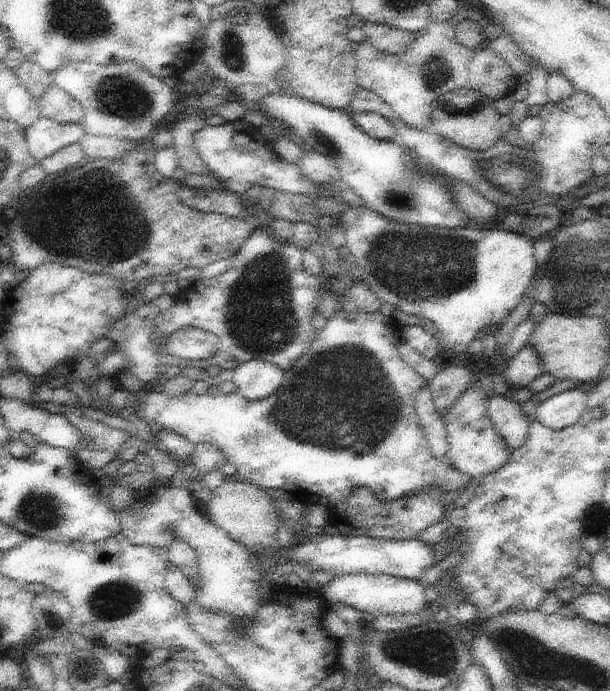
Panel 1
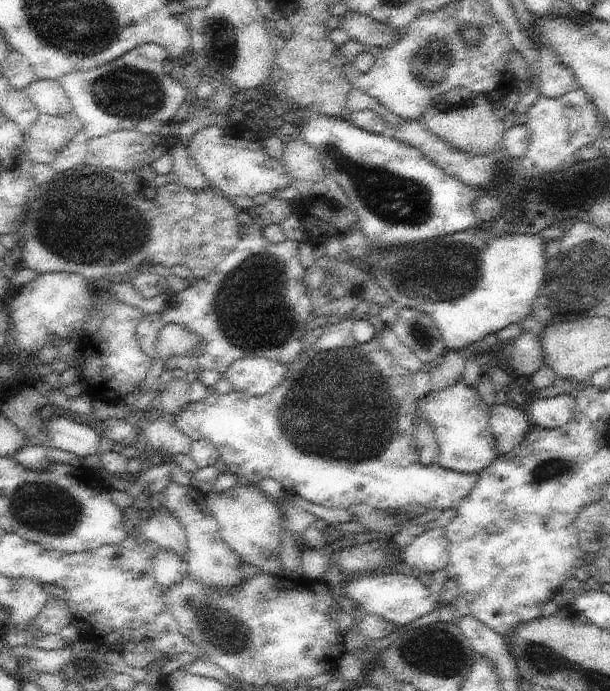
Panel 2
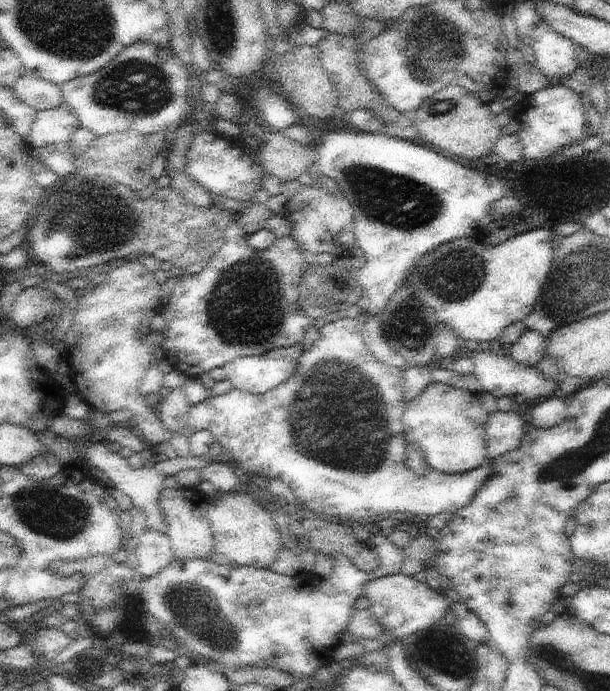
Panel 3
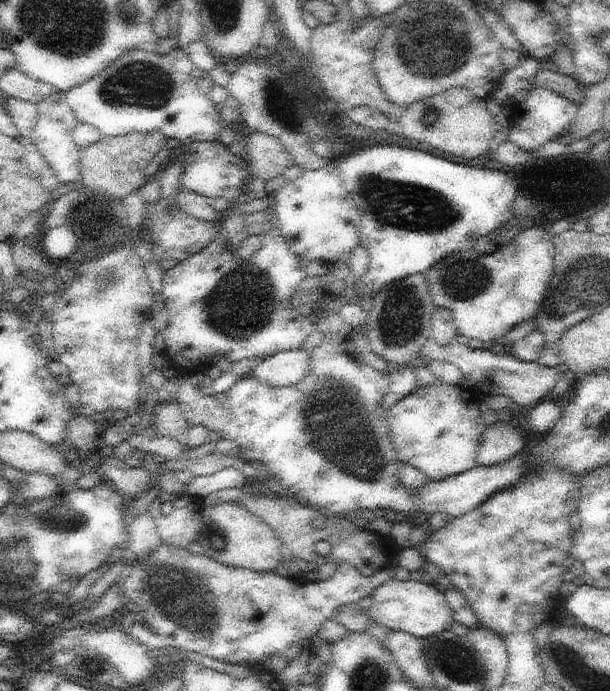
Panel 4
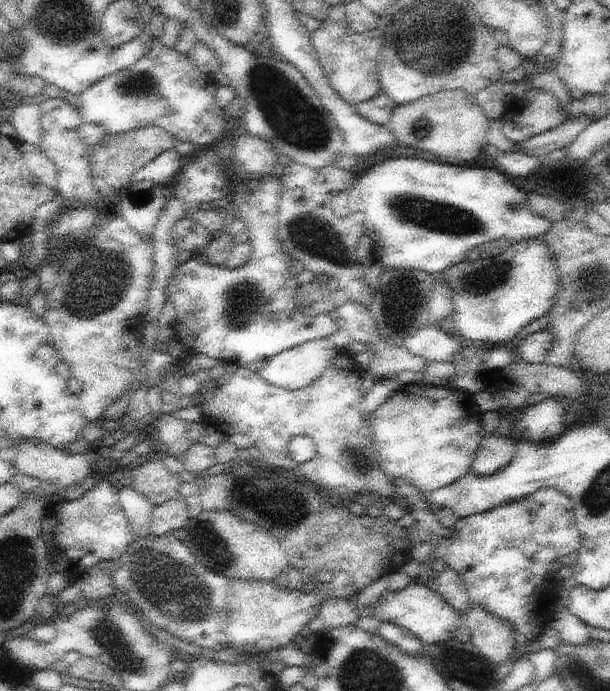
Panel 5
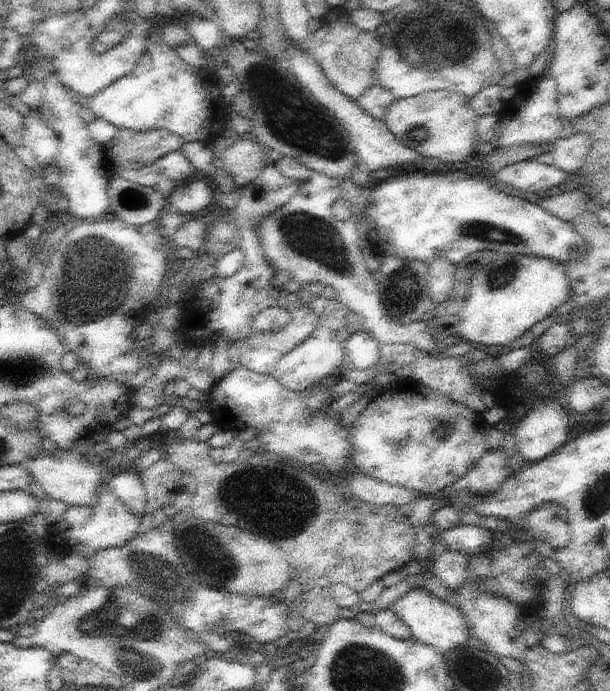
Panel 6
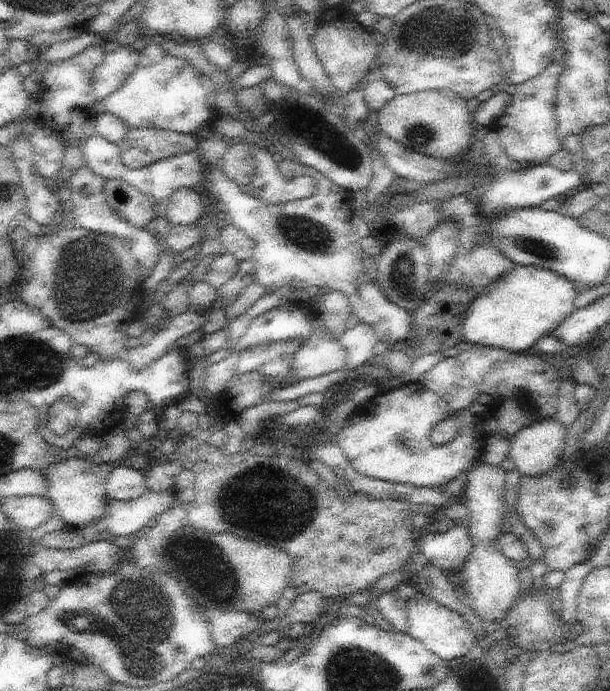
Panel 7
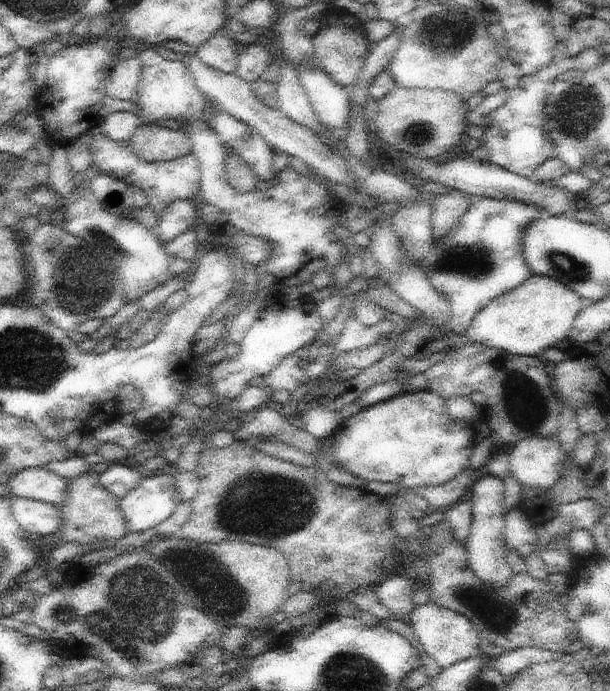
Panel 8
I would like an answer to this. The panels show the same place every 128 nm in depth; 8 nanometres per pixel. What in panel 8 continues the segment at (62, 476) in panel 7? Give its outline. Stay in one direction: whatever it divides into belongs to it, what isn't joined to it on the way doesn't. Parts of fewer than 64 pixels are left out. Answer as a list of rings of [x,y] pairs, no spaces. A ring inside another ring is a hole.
[[[88,471],[68,483],[67,497],[61,506],[63,523],[58,532],[60,543],[70,541],[103,547],[108,540],[120,540],[129,533],[129,525],[122,514],[119,500],[103,487],[99,474]]]

